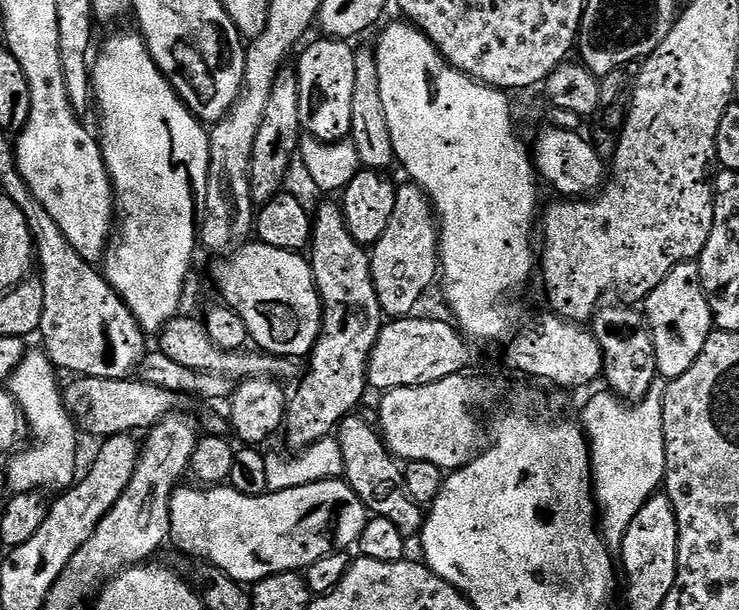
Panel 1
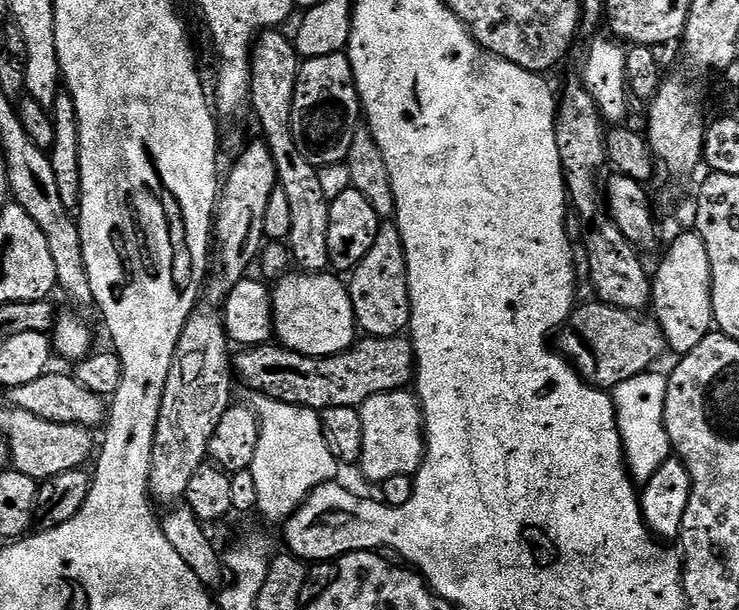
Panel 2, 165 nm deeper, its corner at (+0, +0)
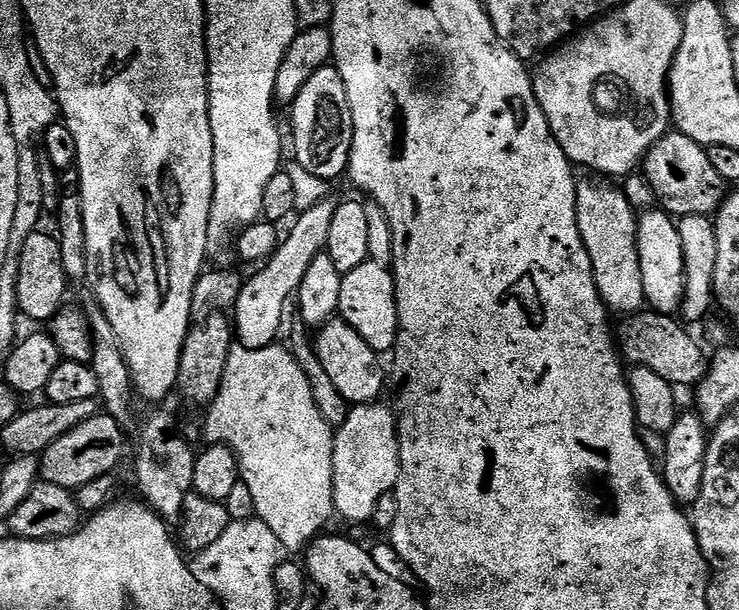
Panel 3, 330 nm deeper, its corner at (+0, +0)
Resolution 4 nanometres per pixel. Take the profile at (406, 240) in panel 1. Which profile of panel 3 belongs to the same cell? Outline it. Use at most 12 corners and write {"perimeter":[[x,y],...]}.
{"perimeter":[[391,267],[342,275],[339,319],[377,354],[398,338]]}

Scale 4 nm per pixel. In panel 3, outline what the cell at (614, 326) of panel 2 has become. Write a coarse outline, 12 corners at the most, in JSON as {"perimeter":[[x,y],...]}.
{"perimeter":[[629,315],[618,351],[673,386],[696,386],[710,360],[675,315]]}

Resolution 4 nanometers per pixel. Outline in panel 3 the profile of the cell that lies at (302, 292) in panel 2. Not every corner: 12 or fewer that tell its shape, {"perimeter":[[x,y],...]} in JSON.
{"perimeter":[[345,320],[315,333],[322,370],[349,405],[381,399],[381,357]]}

